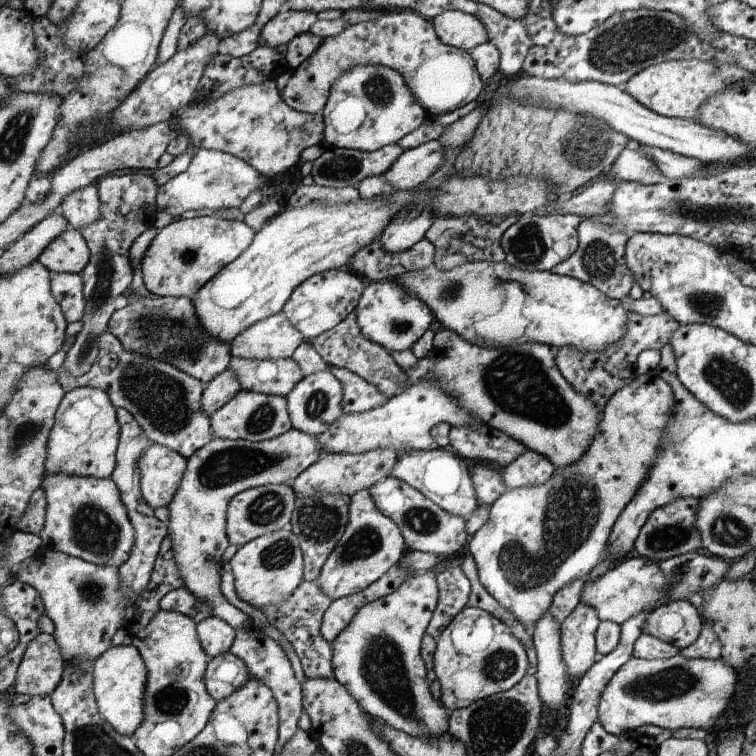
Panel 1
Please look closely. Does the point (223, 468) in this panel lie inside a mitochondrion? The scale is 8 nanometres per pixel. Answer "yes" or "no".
yes

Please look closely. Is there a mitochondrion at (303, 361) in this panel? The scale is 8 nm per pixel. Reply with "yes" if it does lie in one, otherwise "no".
no

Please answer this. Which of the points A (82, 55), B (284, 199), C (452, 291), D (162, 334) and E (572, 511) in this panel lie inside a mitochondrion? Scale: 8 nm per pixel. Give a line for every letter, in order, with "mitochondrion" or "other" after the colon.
A: other
B: other
C: mitochondrion
D: mitochondrion
E: mitochondrion

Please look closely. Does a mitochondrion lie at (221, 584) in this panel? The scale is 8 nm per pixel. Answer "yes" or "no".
no

